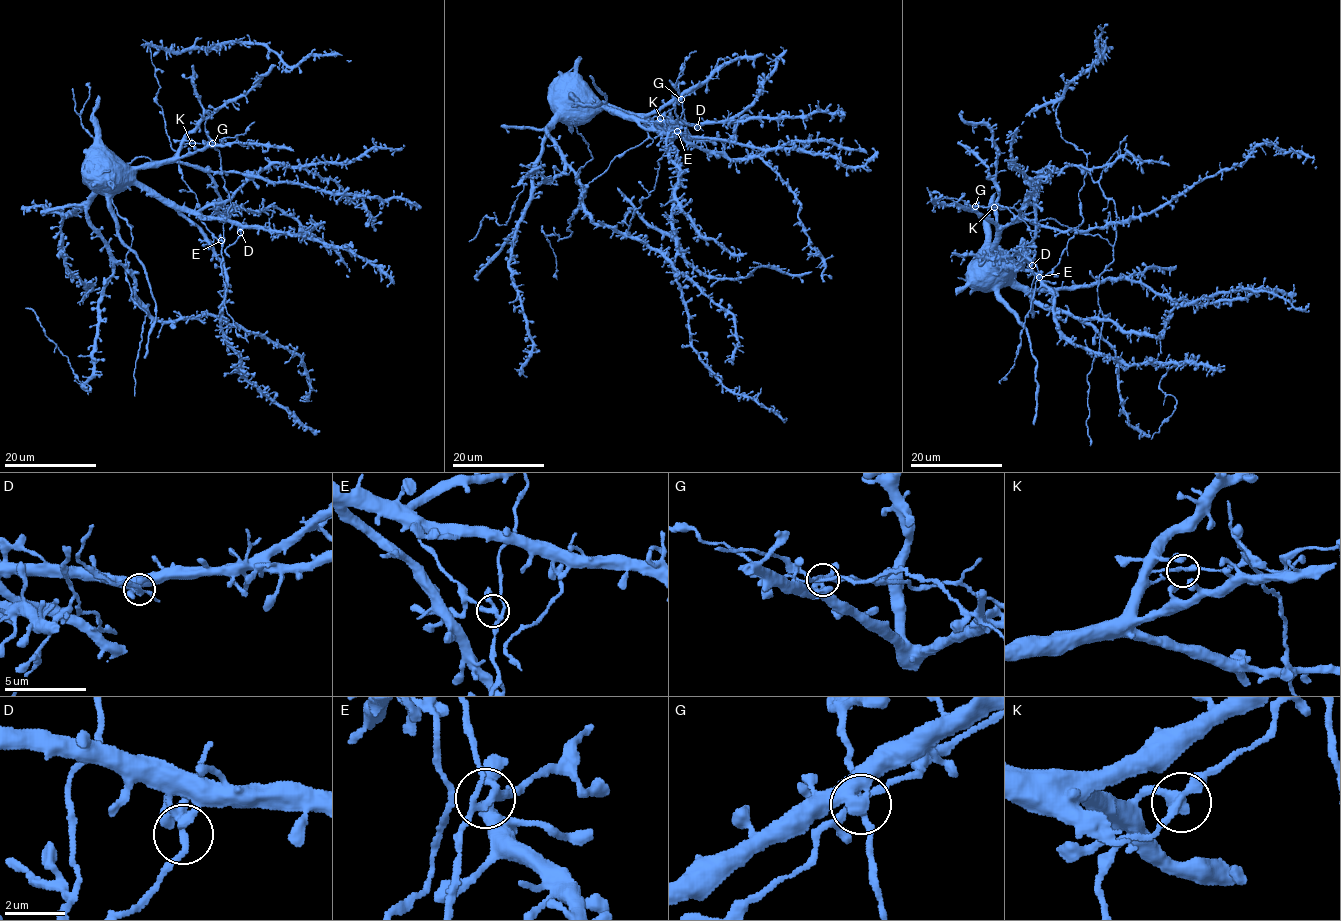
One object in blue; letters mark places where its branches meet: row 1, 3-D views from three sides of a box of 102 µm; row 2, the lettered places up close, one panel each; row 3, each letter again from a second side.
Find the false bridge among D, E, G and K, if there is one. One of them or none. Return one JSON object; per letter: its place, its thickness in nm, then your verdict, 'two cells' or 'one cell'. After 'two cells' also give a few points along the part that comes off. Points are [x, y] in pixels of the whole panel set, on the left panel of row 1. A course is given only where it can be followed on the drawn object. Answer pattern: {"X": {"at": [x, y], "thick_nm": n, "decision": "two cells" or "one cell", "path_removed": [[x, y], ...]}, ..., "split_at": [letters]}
{"D": {"at": [240, 232], "thick_nm": 200, "decision": "two cells", "path_removed": [[240, 232], [225, 250], [229, 257]]}, "E": {"at": [221, 240], "thick_nm": 240, "decision": "one cell"}, "G": {"at": [212, 143], "thick_nm": 200, "decision": "one cell"}, "K": {"at": [192, 143], "thick_nm": 240, "decision": "one cell"}, "split_at": ["D"]}

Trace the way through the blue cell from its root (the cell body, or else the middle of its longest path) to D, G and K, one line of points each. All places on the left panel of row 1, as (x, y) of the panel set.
D: (101, 160), (112, 160), (150, 191), (186, 212), (227, 218), (240, 232)
G: (101, 160), (112, 160), (126, 173), (132, 173), (189, 156), (212, 143)
K: (101, 160), (112, 160), (126, 173), (132, 173), (170, 160), (184, 141), (192, 143)

